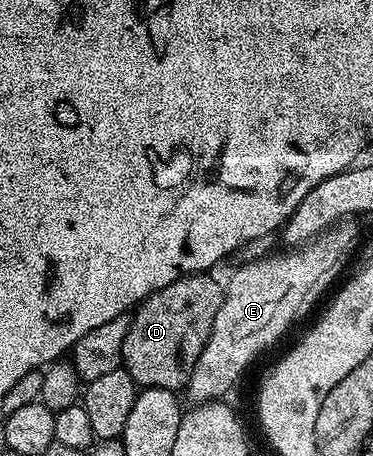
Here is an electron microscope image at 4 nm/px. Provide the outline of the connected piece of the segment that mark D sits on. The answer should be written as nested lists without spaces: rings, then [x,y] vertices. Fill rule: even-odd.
[[[192,273],[188,277],[179,277],[174,283],[162,287],[140,302],[131,314],[126,339],[122,343],[123,368],[128,370],[137,386],[150,389],[162,387],[173,391],[183,390],[187,386],[188,377],[194,371],[194,363],[198,363],[198,355],[202,355],[206,347],[223,298],[224,285],[221,282],[216,282],[208,273]]]

